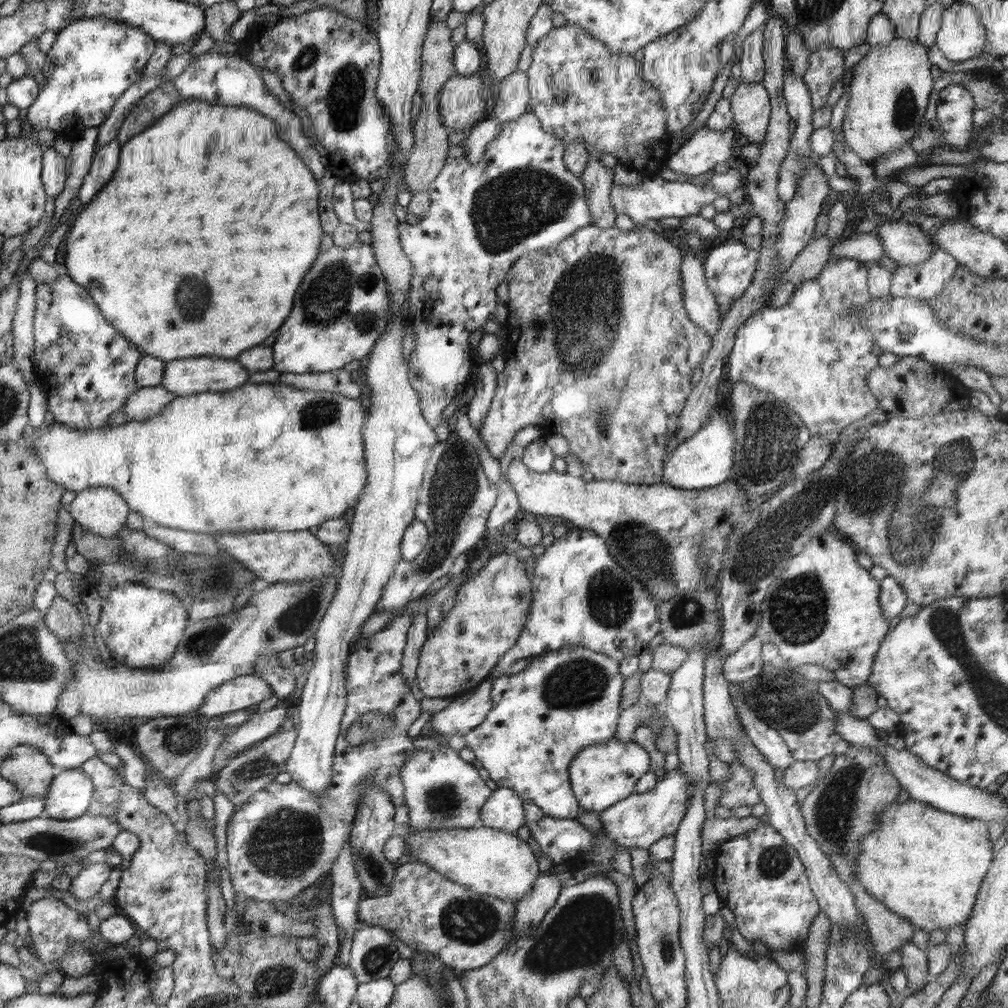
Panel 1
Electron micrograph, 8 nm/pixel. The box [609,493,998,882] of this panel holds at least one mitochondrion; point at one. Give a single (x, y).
(797, 609)

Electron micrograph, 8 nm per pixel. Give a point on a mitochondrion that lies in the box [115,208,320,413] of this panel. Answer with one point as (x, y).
(191, 303)

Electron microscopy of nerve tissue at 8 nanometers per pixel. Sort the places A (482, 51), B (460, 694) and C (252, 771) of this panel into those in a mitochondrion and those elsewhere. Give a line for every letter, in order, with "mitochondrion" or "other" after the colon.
A: other
B: other
C: mitochondrion

